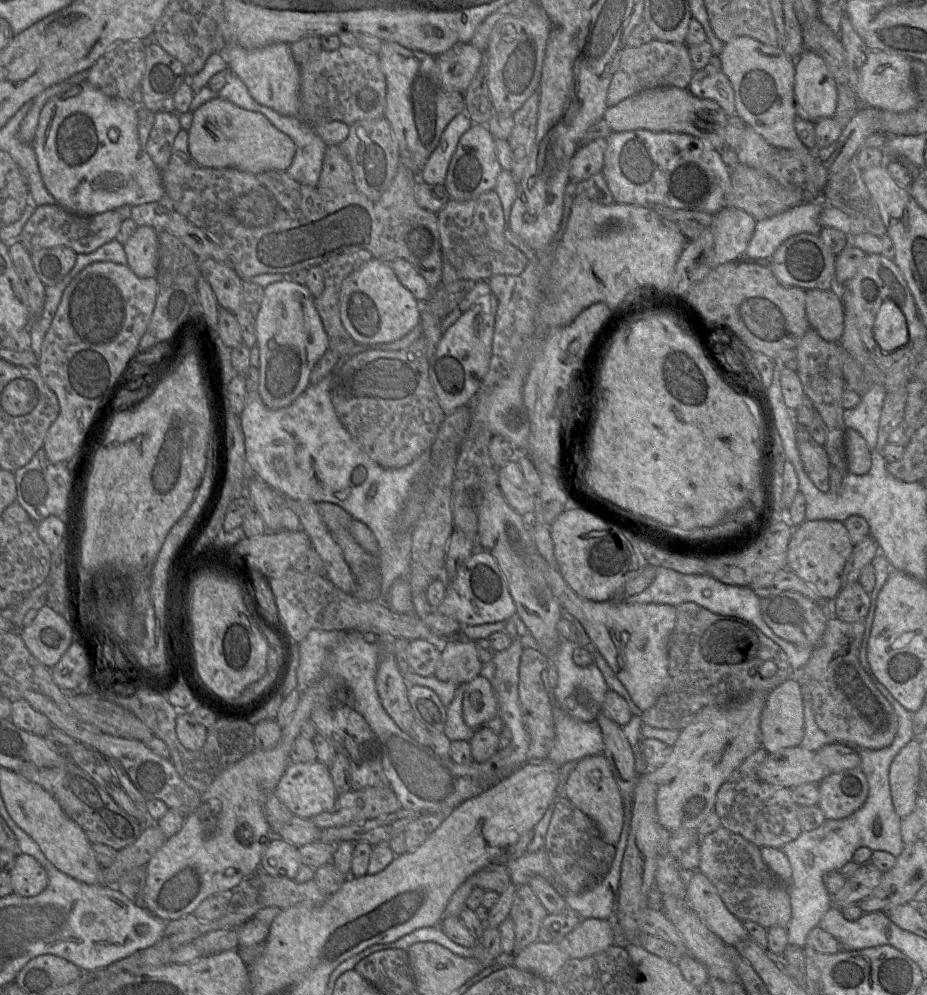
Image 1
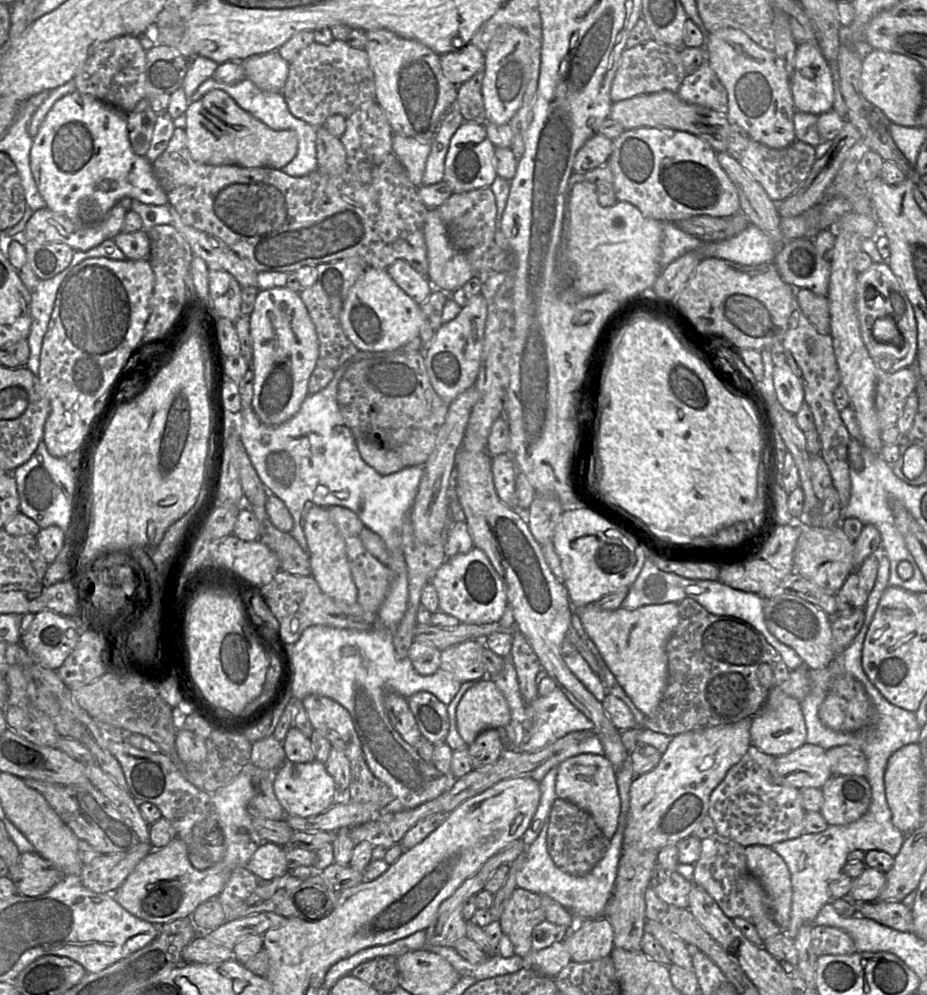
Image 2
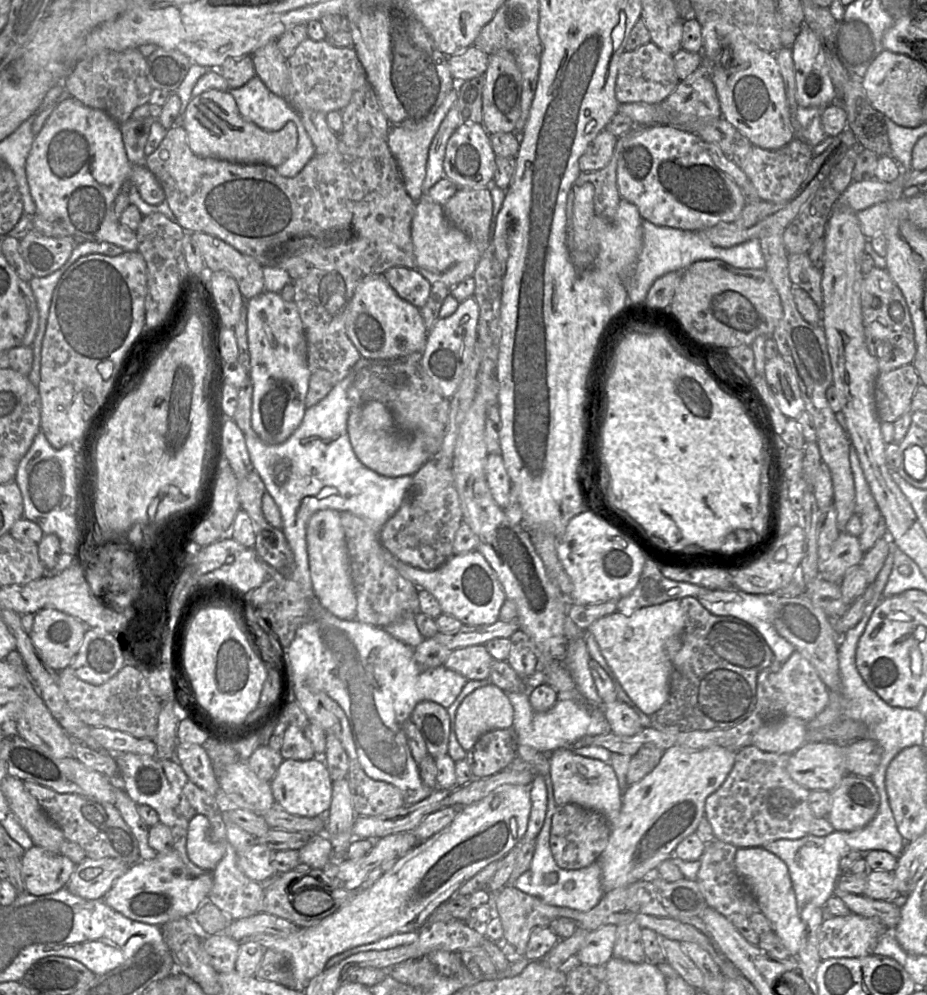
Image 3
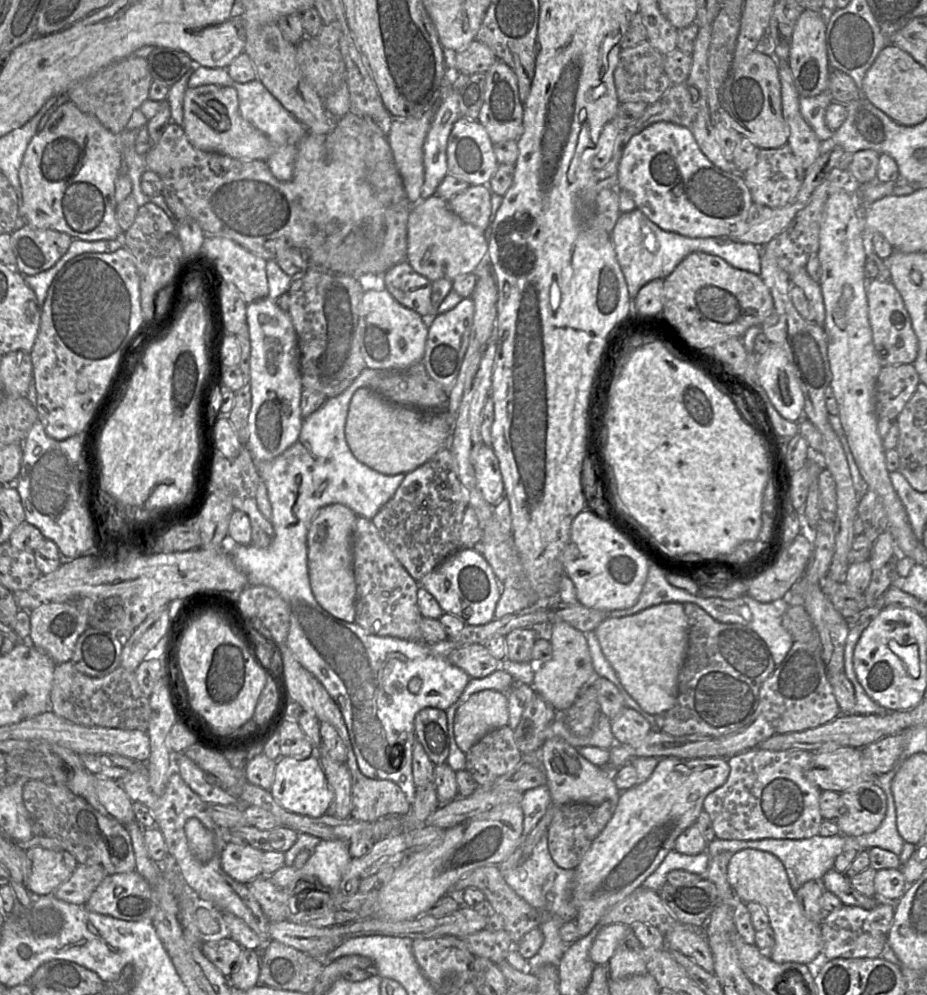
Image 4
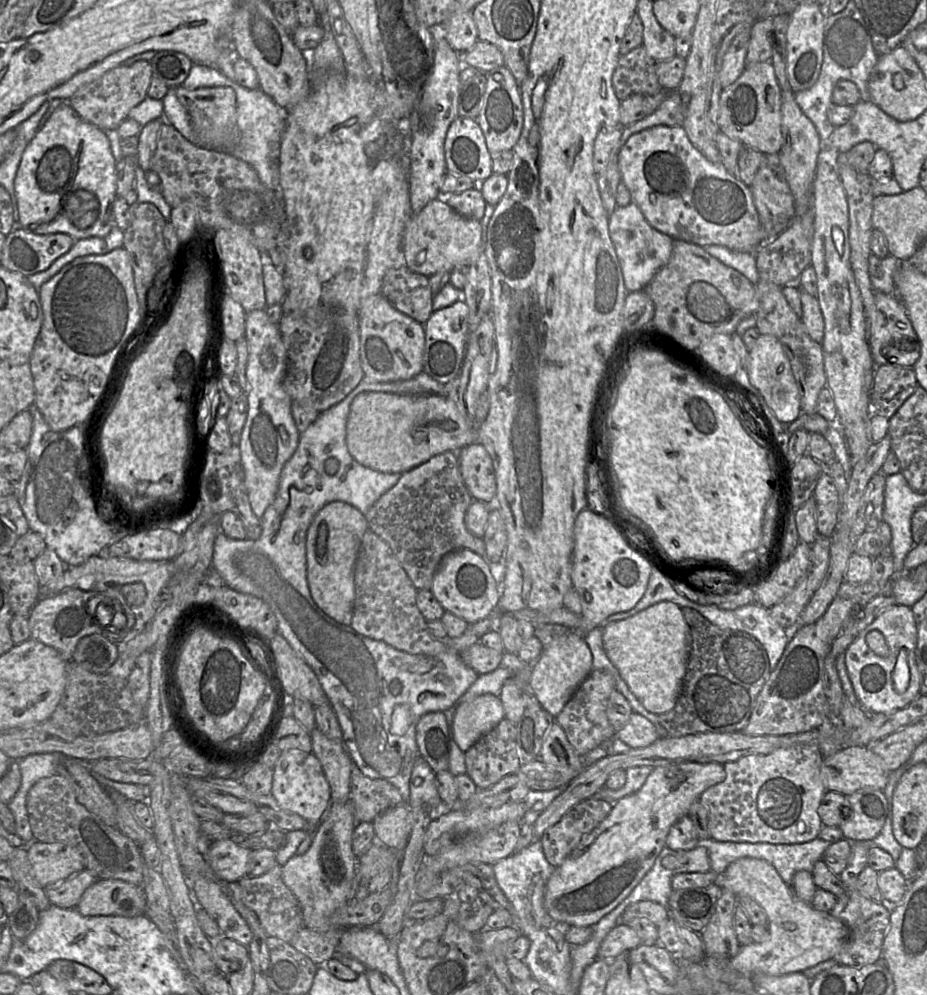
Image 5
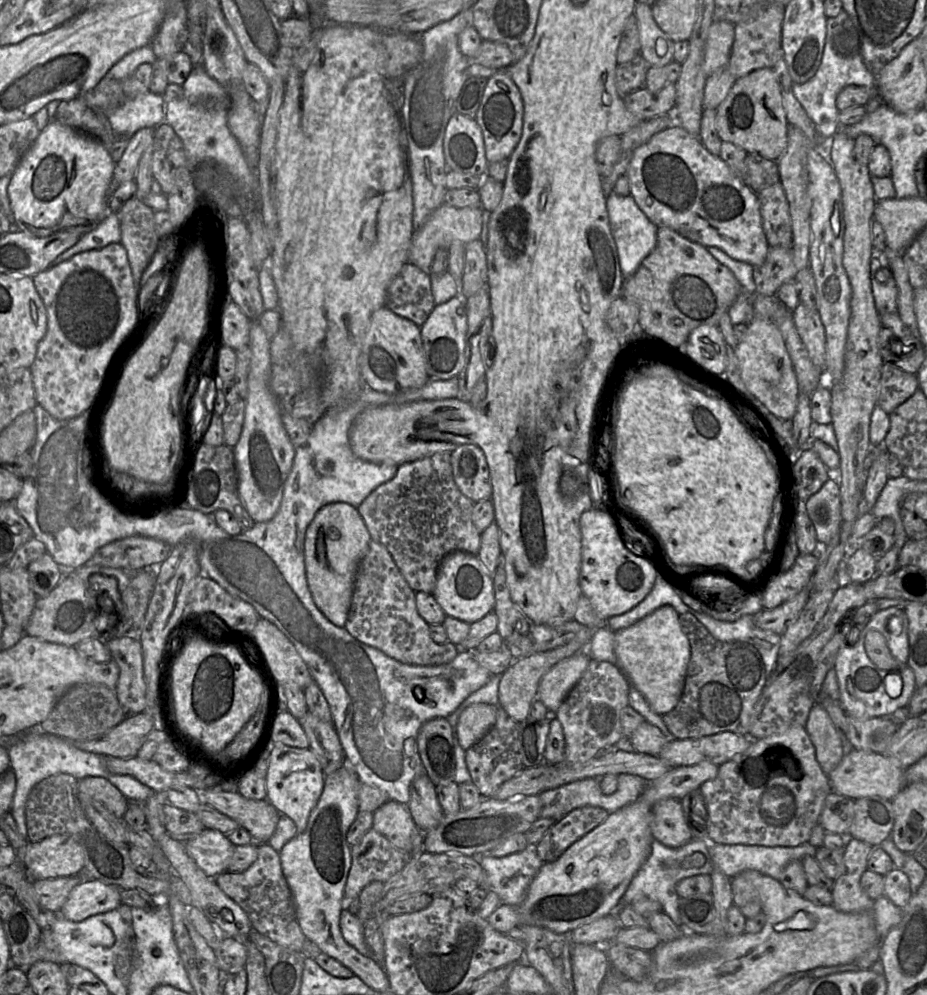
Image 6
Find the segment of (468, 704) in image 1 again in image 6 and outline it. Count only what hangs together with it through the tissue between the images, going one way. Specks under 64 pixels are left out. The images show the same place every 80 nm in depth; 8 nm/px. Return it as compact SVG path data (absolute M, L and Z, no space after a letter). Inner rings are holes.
M477 703L462 711L456 733L458 742L463 750L467 750L480 741L496 722L498 706Z

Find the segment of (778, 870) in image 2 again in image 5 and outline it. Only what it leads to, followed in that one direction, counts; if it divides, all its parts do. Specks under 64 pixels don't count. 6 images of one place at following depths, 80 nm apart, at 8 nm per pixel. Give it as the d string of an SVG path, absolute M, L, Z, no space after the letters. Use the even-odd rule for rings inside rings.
M742 857L735 860L720 876L720 885L728 888L736 897L746 896L755 900L767 915L770 930L769 939L761 943L752 942L748 945L742 945L737 955L729 962L735 970L749 977L757 973L780 976L803 972L821 962L833 959L849 938L850 931L846 924L829 912L819 911L811 904L794 898L791 895L790 887L784 882L775 867L765 860L752 857Z

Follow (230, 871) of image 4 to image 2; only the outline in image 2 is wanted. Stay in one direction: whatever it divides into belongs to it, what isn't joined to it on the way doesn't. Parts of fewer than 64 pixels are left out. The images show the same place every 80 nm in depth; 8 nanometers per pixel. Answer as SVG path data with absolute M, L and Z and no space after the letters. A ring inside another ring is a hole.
M263 841L246 867L260 881L270 881L283 876L289 871L286 850L285 846L280 846L270 841Z

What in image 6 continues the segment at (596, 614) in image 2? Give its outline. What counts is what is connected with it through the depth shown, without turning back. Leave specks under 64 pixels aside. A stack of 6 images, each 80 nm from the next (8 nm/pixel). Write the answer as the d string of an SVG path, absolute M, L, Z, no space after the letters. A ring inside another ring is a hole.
M663 605L633 625L614 632L614 653L618 662L616 666L623 671L629 685L634 685L643 695L654 713L664 715L670 712L677 705L683 692L690 660L690 644L681 630L679 614L672 606Z

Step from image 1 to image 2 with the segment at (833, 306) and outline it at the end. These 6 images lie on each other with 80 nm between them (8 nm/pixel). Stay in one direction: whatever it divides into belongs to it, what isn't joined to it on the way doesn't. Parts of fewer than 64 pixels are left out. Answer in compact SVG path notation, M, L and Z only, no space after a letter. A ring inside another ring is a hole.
M796 289L797 303L809 322L822 335L830 335L829 302L826 296L818 296L812 291Z

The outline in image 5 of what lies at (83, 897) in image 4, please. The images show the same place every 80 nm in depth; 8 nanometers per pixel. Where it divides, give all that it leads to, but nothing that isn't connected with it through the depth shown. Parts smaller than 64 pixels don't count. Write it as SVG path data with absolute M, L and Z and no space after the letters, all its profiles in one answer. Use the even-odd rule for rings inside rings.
M84 869L70 878L51 884L44 888L51 905L75 909L83 893L96 879L88 870Z

